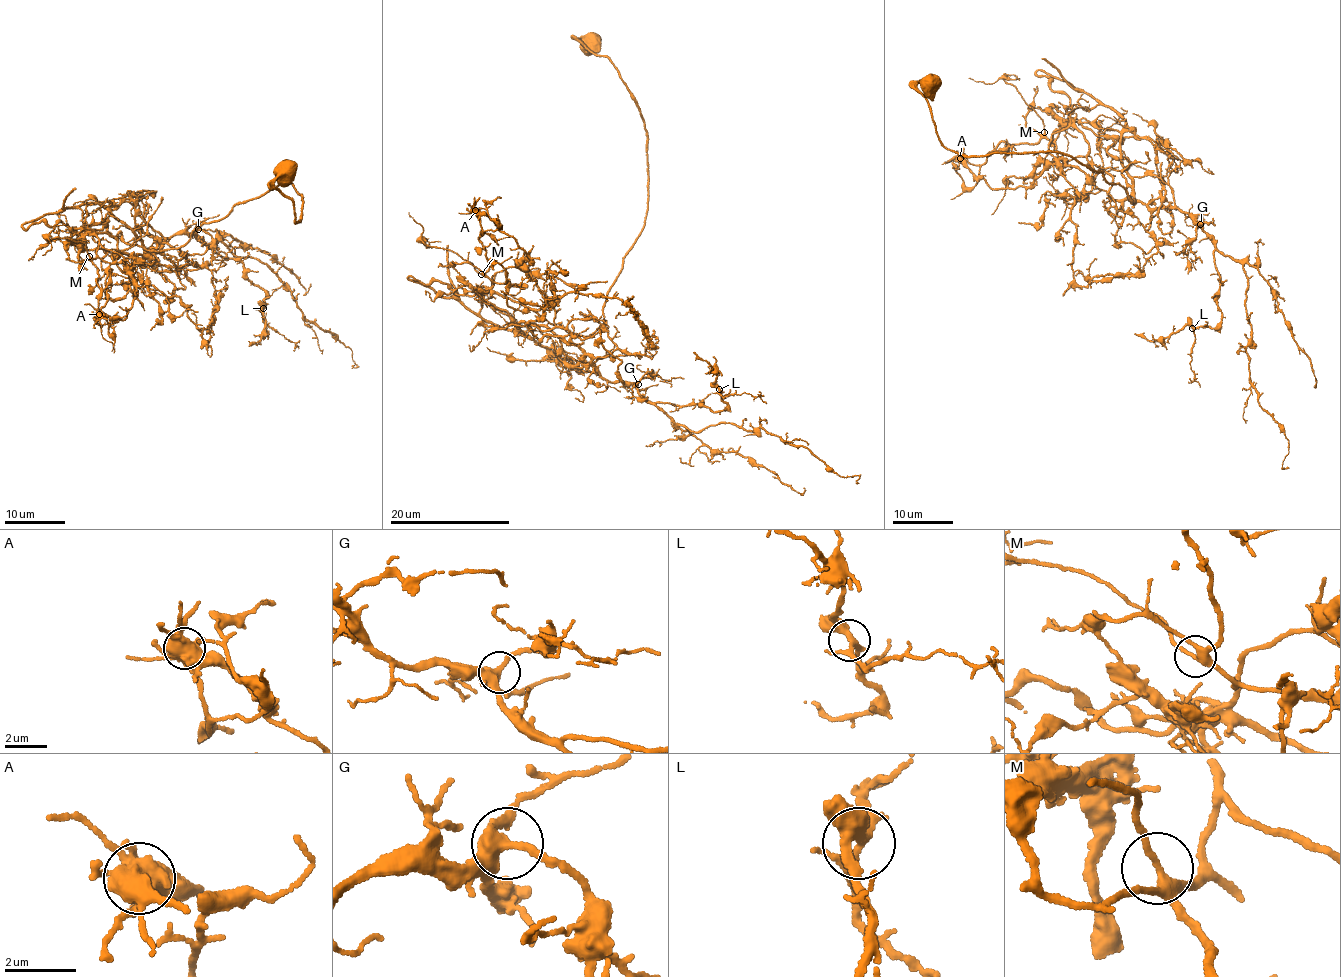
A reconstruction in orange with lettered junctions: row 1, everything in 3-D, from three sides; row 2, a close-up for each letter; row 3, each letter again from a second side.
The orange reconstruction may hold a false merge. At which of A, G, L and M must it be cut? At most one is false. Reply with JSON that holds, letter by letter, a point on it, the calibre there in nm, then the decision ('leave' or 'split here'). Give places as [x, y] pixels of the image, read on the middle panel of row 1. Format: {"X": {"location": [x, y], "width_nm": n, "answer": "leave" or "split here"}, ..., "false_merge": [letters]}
{"A": {"location": [475, 210], "width_nm": 700, "answer": "split here"}, "G": {"location": [638, 384], "width_nm": 400, "answer": "leave"}, "L": {"location": [719, 389], "width_nm": 300, "answer": "leave"}, "M": {"location": [481, 274], "width_nm": 300, "answer": "leave"}, "false_merge": ["A"]}

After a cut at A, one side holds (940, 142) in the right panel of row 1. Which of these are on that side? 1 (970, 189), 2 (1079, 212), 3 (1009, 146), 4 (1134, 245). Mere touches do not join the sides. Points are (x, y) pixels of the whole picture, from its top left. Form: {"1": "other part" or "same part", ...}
{"1": "other part", "2": "other part", "3": "other part", "4": "other part"}

